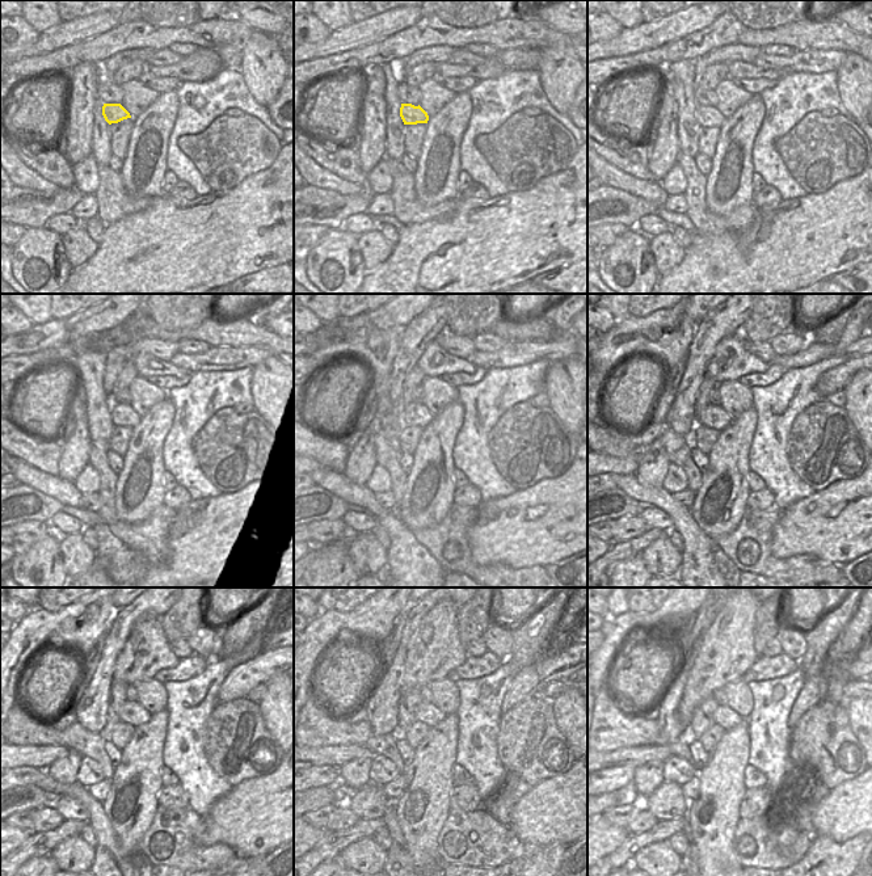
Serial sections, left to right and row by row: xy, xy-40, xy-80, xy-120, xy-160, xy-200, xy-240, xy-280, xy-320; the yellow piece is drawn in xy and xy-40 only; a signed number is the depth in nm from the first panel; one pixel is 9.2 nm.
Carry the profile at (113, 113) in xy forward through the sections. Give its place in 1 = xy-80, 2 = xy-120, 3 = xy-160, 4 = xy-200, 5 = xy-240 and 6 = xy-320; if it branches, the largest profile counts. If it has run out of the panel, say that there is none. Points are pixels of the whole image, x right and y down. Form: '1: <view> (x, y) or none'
1: xy-80 (707, 116)
2: xy-120 (122, 415)
3: xy-160 (413, 415)
4: xy-200 (716, 417)
5: xy-240 (131, 712)
6: xy-320 (724, 716)

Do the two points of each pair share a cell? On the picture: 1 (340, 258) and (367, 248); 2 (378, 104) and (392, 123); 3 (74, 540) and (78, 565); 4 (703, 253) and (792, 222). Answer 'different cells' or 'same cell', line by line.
1: different cells
2: different cells
3: same cell
4: same cell

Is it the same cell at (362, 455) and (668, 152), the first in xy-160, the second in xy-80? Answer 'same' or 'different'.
same

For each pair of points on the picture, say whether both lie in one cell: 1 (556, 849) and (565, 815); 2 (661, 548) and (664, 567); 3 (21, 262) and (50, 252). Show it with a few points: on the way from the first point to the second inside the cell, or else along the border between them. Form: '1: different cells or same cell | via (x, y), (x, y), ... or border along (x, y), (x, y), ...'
1: different cells | border along (526, 843), (563, 843), (567, 846)
2: same cell | via (661, 552), (664, 563)
3: same cell | via (28, 258), (39, 256), (43, 252)

